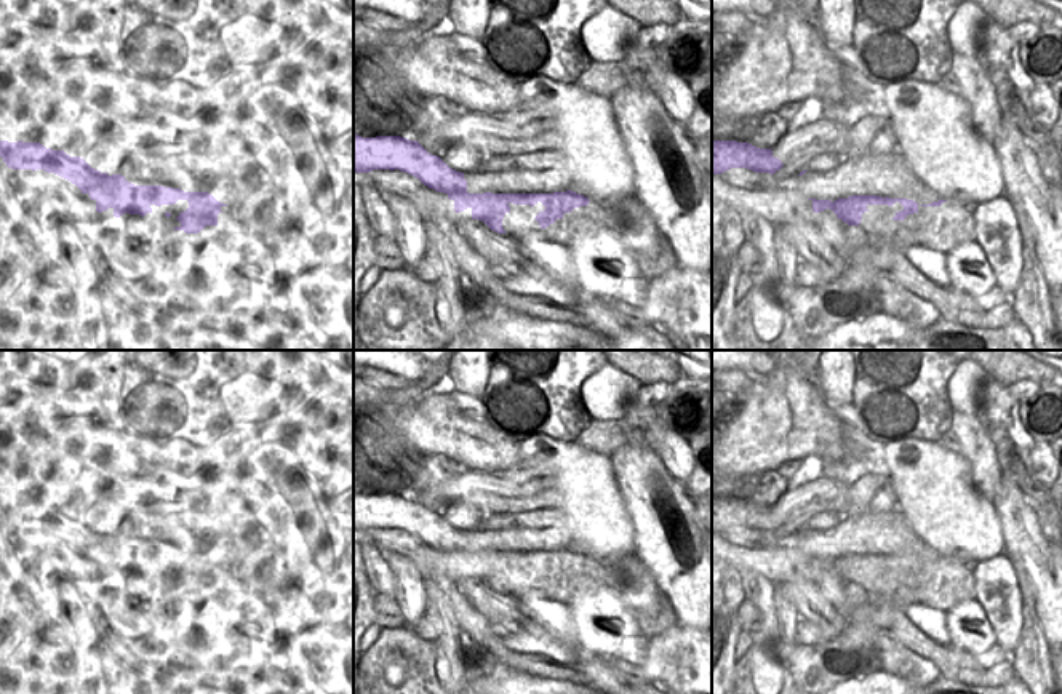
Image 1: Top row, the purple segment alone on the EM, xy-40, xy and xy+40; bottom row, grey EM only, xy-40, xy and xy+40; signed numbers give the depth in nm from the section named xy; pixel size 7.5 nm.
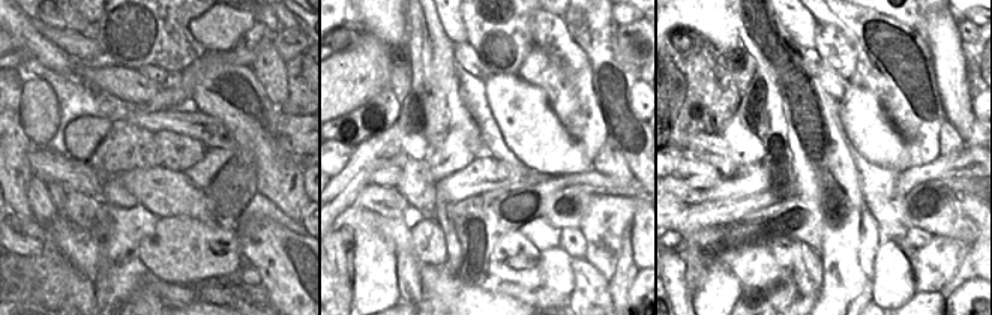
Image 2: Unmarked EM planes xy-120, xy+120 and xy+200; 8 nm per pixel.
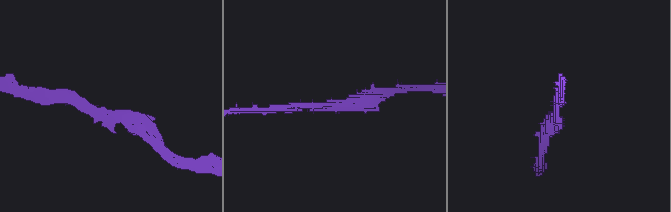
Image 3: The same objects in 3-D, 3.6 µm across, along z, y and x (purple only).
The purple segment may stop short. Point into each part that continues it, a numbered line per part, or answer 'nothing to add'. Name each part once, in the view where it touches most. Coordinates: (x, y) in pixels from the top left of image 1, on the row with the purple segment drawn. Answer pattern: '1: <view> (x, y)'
nothing to add

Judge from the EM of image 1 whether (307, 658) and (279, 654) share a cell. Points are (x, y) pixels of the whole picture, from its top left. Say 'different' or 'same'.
different

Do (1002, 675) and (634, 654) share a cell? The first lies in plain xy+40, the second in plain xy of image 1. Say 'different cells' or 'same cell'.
different cells

